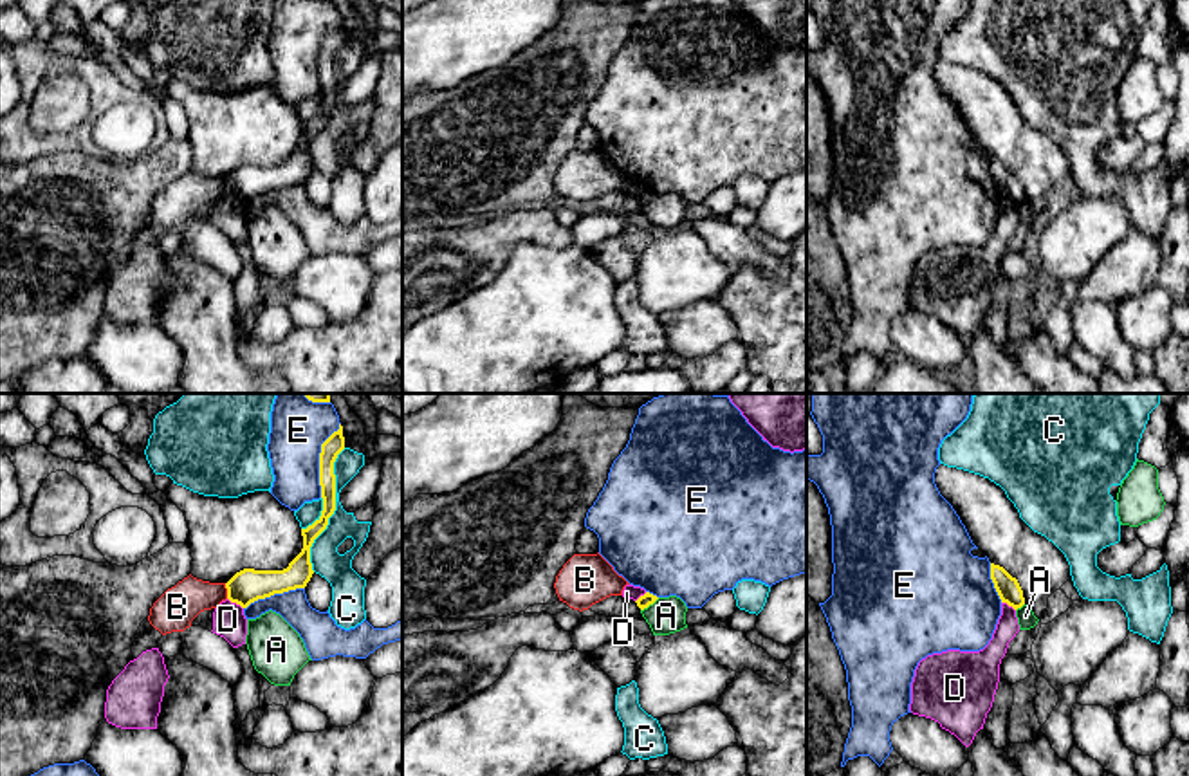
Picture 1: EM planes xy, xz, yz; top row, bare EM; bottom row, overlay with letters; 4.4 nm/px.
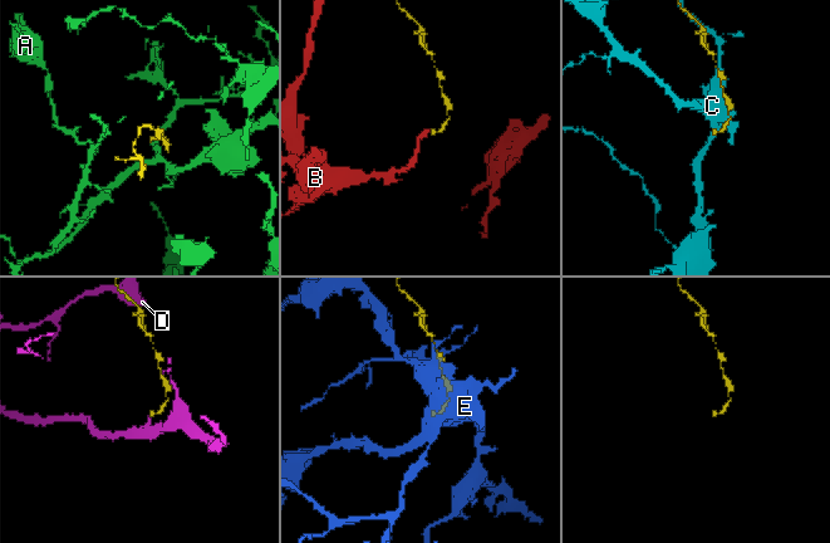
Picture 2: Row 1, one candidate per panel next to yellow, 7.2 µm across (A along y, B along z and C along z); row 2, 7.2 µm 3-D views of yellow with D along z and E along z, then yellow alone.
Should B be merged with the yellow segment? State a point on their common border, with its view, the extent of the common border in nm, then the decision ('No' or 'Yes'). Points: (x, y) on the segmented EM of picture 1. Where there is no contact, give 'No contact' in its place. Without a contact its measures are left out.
Touches yellow at xy (228, 591). Shared border 70 nm. No

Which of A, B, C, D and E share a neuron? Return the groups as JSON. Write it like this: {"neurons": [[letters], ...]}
{"neurons": [["A"], ["B"], ["C"], ["D"], ["E"]]}

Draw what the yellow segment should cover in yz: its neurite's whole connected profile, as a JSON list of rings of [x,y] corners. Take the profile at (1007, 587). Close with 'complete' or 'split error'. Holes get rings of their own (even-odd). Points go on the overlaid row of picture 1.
[[[991,563],[991,579],[1001,599],[1014,610],[1025,605],[1023,590],[1016,577],[1012,577],[1003,567]]] | complete

